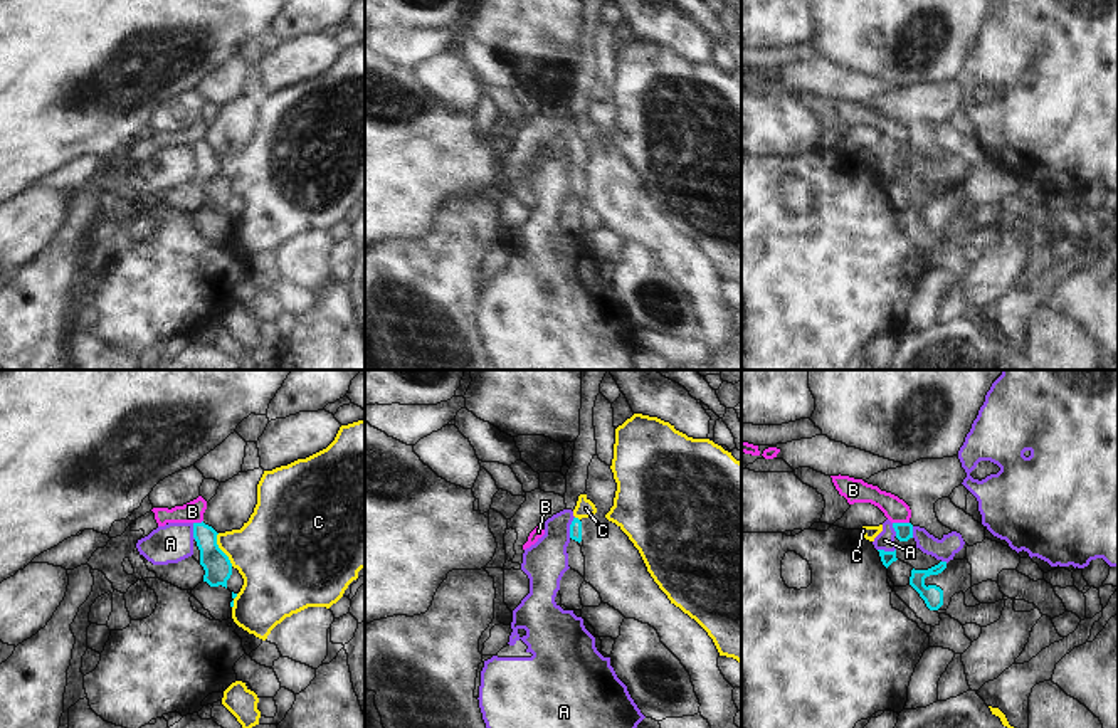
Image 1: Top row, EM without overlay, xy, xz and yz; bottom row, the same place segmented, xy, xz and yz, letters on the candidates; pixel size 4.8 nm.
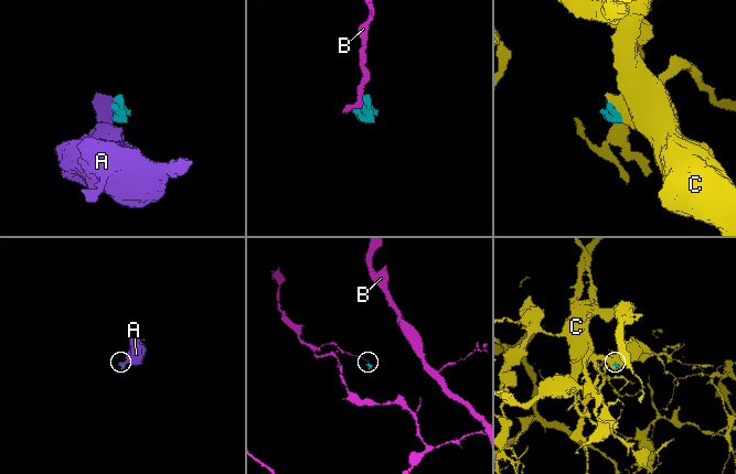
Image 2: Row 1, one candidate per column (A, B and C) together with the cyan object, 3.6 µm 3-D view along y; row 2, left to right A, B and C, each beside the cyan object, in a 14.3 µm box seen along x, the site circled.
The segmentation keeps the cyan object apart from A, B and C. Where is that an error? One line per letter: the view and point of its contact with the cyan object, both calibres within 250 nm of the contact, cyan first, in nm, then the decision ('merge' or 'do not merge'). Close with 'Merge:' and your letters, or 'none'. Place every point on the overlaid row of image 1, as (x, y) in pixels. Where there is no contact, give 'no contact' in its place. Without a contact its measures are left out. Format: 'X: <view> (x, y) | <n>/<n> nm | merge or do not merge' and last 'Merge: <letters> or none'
A: xz (570, 527) | 60/200 nm | do not merge
B: yz (901, 523) | 80/110 nm | do not merge
C: xy (221, 550) | 130/380 nm | do not merge
Merge: none

